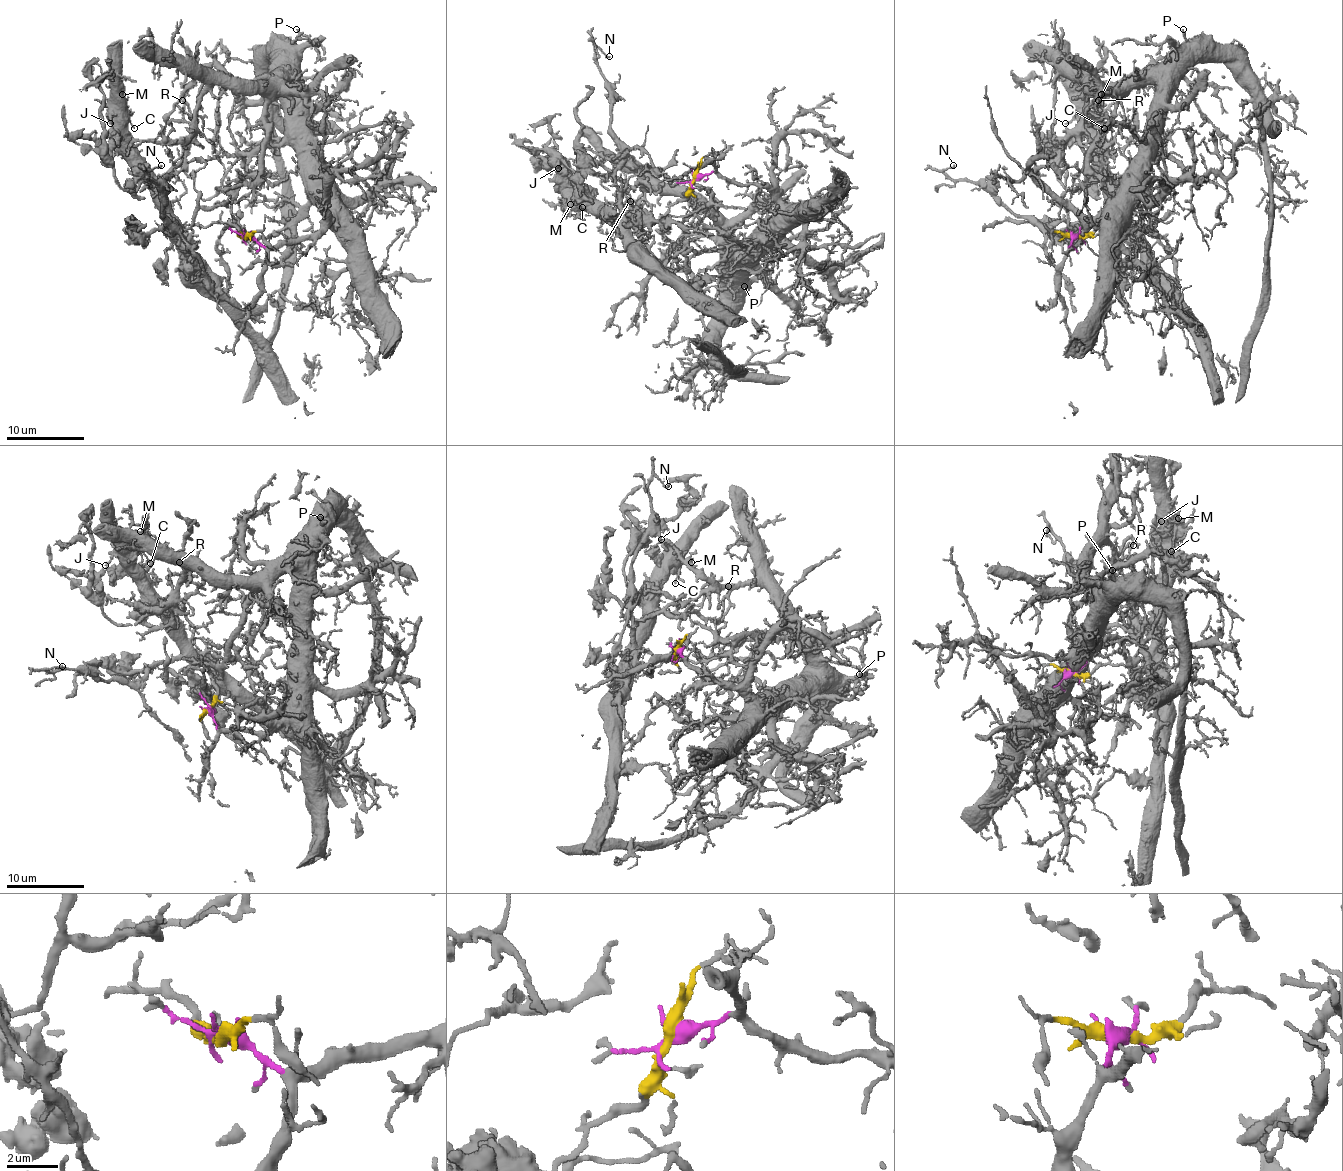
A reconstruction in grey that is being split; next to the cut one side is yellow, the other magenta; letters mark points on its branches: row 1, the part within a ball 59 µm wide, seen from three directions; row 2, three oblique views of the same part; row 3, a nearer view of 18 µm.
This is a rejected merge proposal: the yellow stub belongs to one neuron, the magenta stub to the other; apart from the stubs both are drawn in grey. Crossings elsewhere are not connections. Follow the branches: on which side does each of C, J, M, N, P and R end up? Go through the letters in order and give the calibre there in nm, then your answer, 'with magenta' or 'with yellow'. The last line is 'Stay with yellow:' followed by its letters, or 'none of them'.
C: calibre 140 nm; with yellow
J: calibre 140 nm; with yellow
M: calibre 160 nm; with yellow
N: calibre 160 nm; with yellow
P: calibre 240 nm; with magenta
R: calibre 240 nm; with magenta
Stay with yellow: C, J, M, N

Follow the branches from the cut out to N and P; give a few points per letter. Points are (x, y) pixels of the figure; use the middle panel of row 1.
N: (695, 177), (641, 241), (621, 225), (616, 169), (623, 155), (598, 47), (610, 57)
P: (695, 177), (718, 173), (743, 185), (759, 185), (775, 200), (775, 219), (747, 260), (747, 287), (743, 285)

